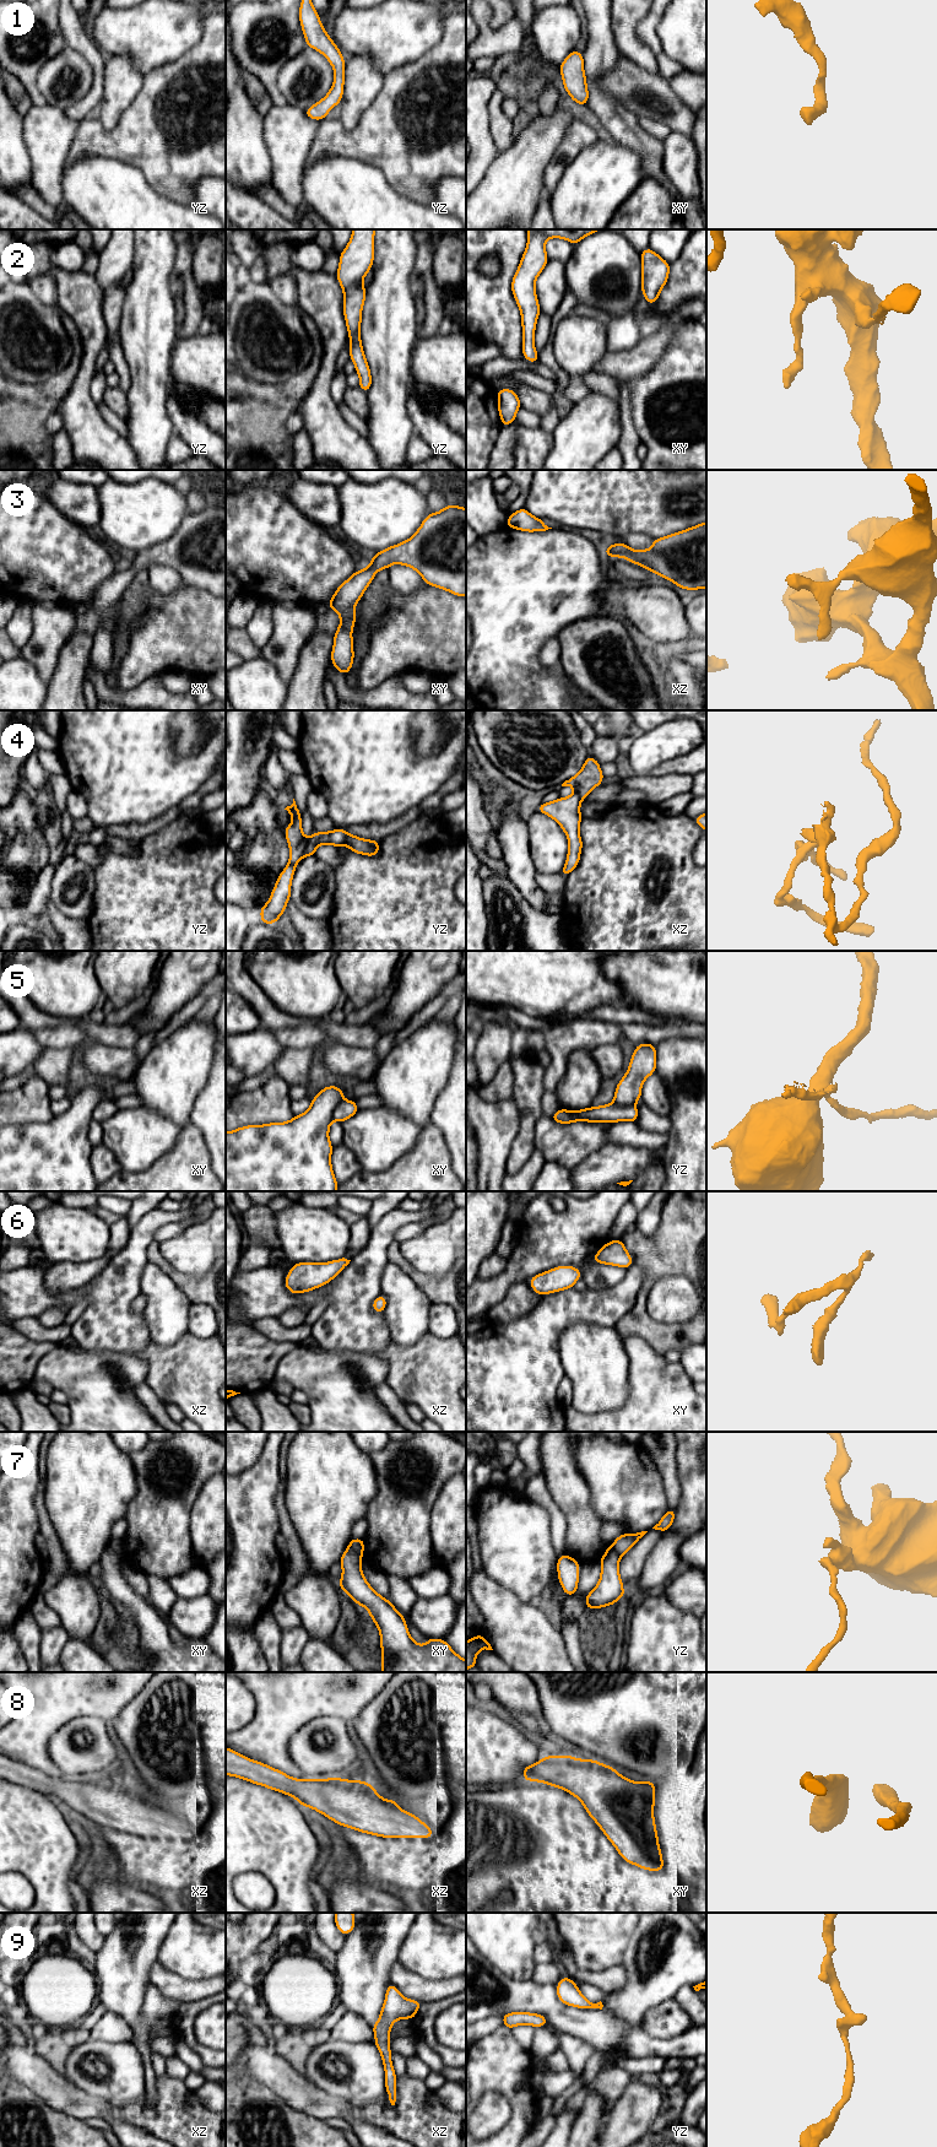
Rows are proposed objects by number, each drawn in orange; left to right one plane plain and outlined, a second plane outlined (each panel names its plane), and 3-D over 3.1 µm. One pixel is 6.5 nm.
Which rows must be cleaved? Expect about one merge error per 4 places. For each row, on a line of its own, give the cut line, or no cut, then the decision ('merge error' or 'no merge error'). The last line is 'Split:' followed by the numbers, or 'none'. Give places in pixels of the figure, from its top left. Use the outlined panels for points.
1: no cut | no merge error
2: no cut | no merge error
3: no cut | no merge error
4: no cut | no merge error
5: yz (613, 1102), (621, 1106), (633, 1106) | merge error
6: no cut | no merge error
7: xy (348, 1546), (361, 1556) | merge error
8: no cut | no merge error
9: no cut | no merge error
Split: 5, 7

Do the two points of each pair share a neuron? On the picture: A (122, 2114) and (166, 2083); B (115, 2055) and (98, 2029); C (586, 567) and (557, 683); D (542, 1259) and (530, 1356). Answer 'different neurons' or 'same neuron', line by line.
A: same neuron
B: different neurons
C: same neuron
D: different neurons

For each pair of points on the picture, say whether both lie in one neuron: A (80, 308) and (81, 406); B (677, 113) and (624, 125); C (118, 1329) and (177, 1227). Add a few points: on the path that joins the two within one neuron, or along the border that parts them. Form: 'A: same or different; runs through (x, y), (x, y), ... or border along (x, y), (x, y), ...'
A: same; runs through (90, 333), (90, 356), (82, 382)
B: different; border along (615, 101), (638, 118)
C: different; border along (179, 1221), (163, 1223), (157, 1229), (155, 1238)

